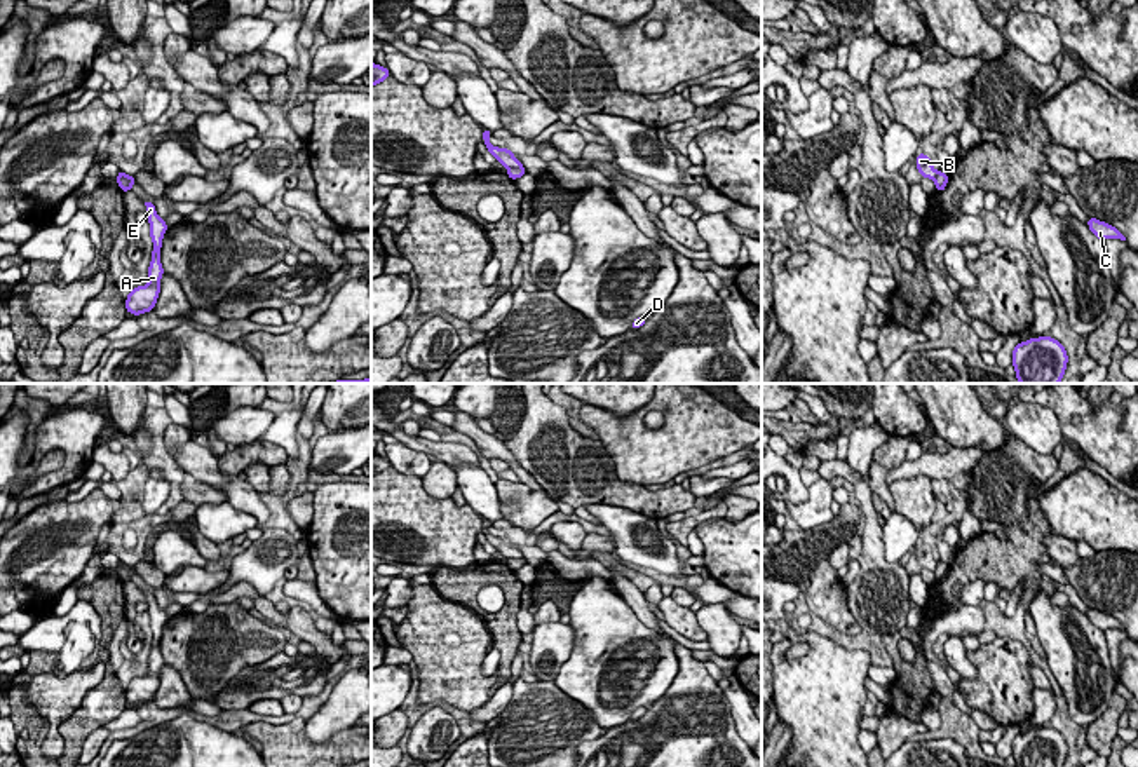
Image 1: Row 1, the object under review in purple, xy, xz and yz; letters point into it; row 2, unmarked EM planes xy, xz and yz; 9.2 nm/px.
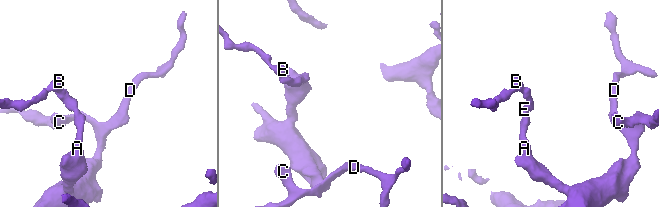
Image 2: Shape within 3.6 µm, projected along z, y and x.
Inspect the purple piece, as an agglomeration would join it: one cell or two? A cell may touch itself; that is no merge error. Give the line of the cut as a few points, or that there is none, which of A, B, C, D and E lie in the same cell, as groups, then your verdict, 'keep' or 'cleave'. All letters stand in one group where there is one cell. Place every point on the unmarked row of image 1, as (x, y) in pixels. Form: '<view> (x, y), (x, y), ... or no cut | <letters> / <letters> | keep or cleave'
xz (508, 556), (521, 558) | A C D E / B | cleave

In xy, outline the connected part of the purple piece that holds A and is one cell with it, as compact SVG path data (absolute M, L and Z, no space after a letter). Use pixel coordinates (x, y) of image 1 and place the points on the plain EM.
M143 591L143 594L146 596L146 603L148 603L153 641L148 657L148 673L145 676L138 676L131 680L131 683L125 689L125 701L132 706L150 703L157 694L157 689L160 685L160 668L164 666L164 657L160 654L160 638L162 638L164 624L169 619L164 608L157 605L152 591Z

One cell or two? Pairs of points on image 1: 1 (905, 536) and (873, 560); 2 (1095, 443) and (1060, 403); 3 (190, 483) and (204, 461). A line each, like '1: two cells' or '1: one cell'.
1: two cells
2: one cell
3: two cells

